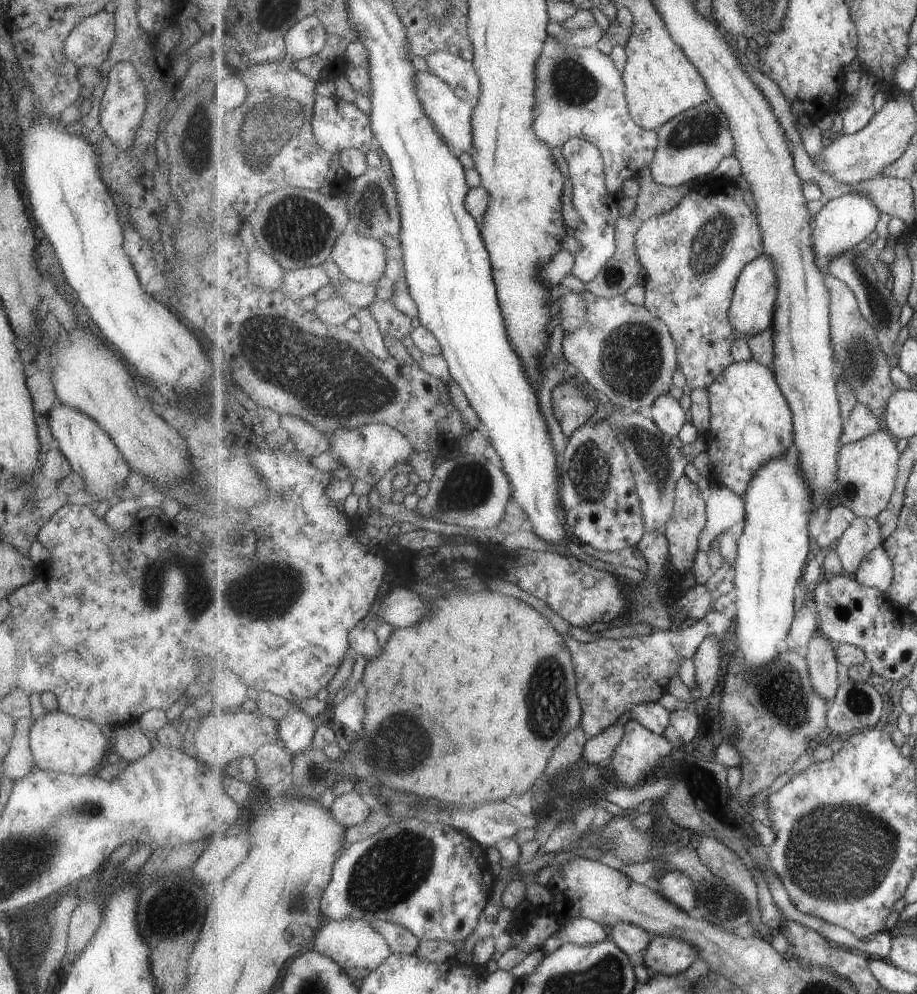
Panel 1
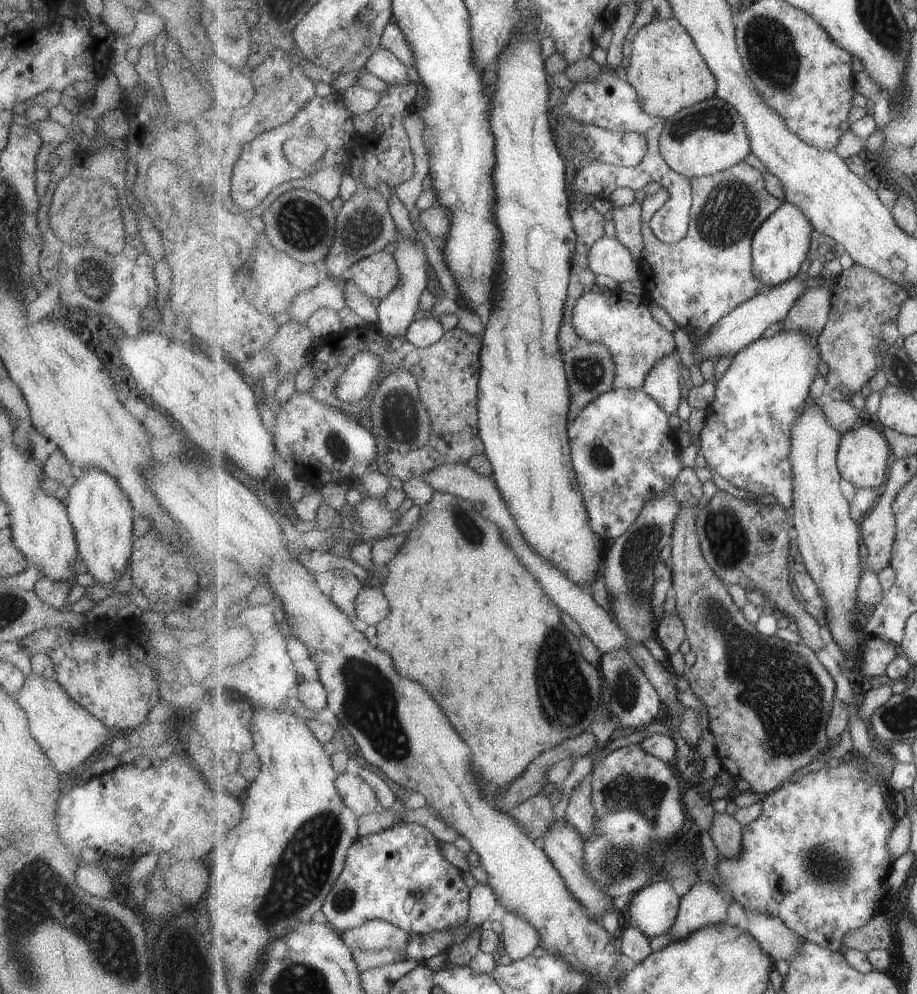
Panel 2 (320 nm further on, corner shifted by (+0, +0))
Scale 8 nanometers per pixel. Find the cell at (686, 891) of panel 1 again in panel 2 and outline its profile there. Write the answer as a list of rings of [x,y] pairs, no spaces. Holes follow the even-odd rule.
[[[665,878],[655,879],[625,901],[623,922],[634,925],[650,938],[667,934],[672,930],[677,920],[681,901],[682,896],[675,892],[671,880]]]

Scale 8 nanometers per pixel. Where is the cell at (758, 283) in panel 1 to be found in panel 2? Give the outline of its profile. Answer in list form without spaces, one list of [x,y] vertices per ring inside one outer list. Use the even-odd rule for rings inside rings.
[[[787,200],[760,226],[753,239],[752,263],[754,273],[761,279],[763,286],[781,285],[799,274],[803,260],[807,260],[814,229],[801,207]]]

